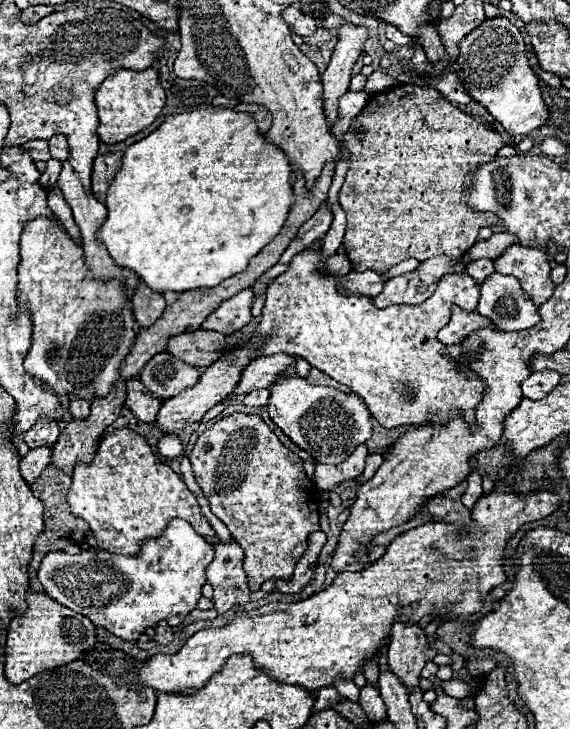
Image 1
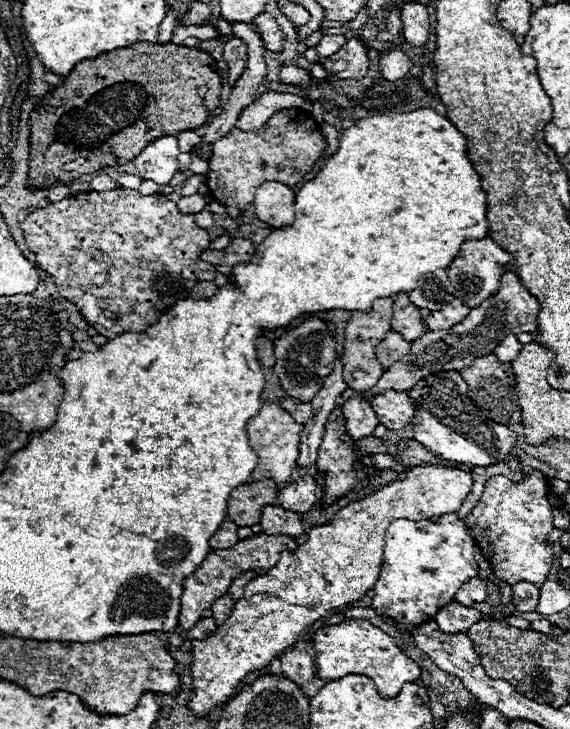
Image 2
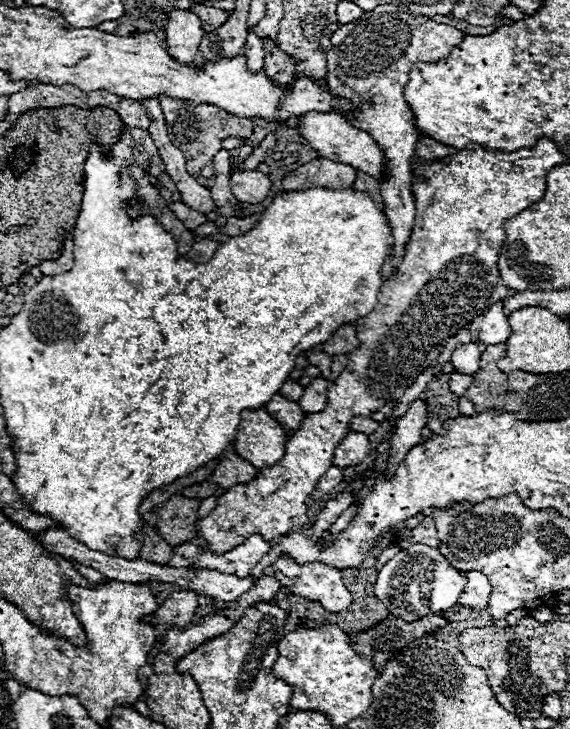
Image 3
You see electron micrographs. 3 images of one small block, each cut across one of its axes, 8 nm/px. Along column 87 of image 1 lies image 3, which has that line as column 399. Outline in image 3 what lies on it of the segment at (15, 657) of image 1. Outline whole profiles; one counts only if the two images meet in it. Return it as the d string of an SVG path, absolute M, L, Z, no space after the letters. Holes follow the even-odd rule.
M436 612L434 616L424 616L416 622L404 622L396 616L386 616L378 626L370 630L362 630L358 634L350 634L350 644L360 656L370 656L374 660L374 670L380 674L386 666L386 660L394 656L394 652L408 646L412 640L426 638L434 634L438 628L446 628L450 622L444 618L444 612Z

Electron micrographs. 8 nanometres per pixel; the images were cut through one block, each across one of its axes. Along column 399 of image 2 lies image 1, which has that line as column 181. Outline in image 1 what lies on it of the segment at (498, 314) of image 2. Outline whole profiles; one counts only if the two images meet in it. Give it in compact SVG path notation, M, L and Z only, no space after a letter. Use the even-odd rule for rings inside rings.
M156 354L142 370L138 380L150 390L152 396L162 400L176 396L178 392L194 386L200 376L198 366L188 366L172 354Z

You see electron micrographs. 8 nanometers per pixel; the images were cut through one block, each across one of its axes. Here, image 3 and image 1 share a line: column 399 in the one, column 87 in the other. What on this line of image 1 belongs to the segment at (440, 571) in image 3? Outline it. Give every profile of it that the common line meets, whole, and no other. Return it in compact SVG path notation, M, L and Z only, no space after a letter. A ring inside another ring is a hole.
M174 518L160 538L150 538L142 542L142 554L138 556L108 554L104 550L96 550L94 554L50 552L44 556L38 568L38 580L52 600L78 614L84 614L92 620L94 626L102 626L122 640L138 640L138 636L144 634L146 628L154 628L160 620L166 620L170 626L178 626L184 622L184 618L196 608L198 600L202 598L202 586L206 584L204 570L212 562L212 554L212 544L198 536L186 520Z

